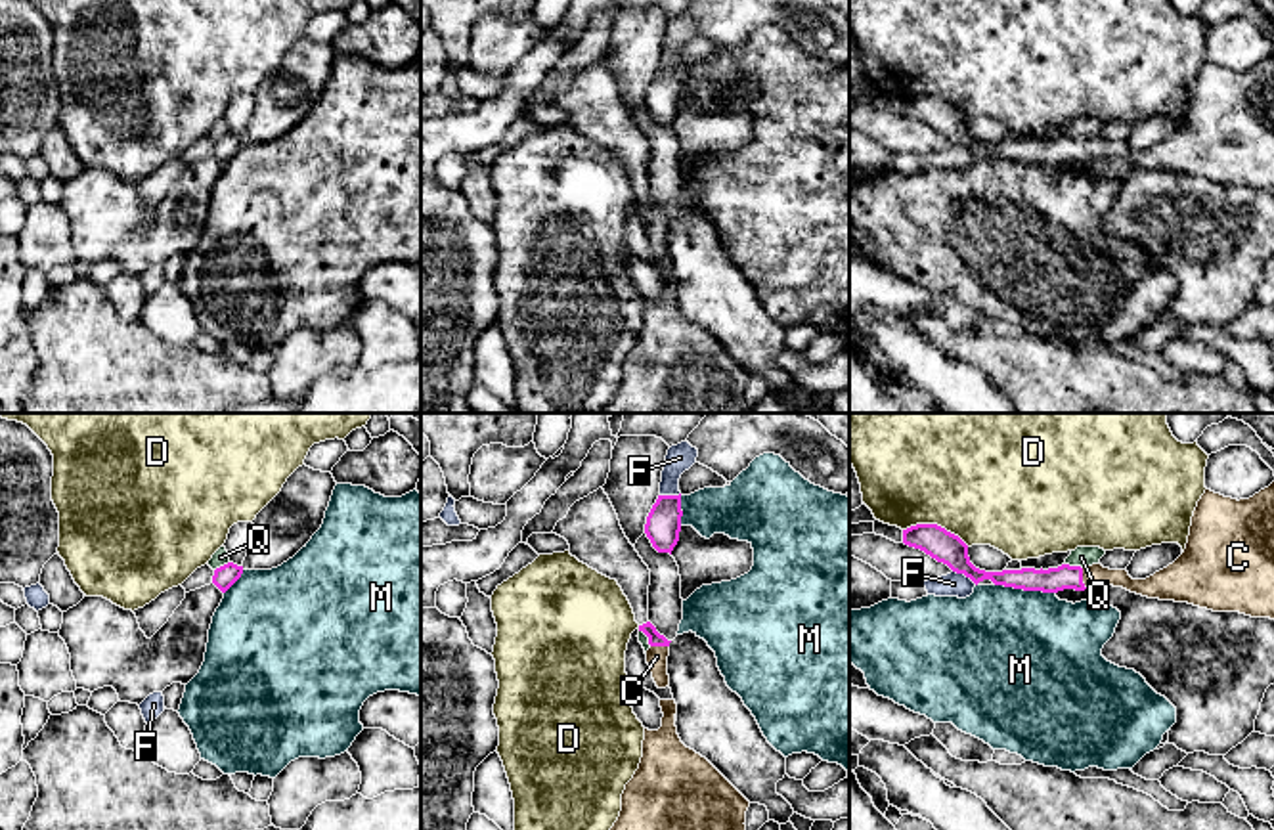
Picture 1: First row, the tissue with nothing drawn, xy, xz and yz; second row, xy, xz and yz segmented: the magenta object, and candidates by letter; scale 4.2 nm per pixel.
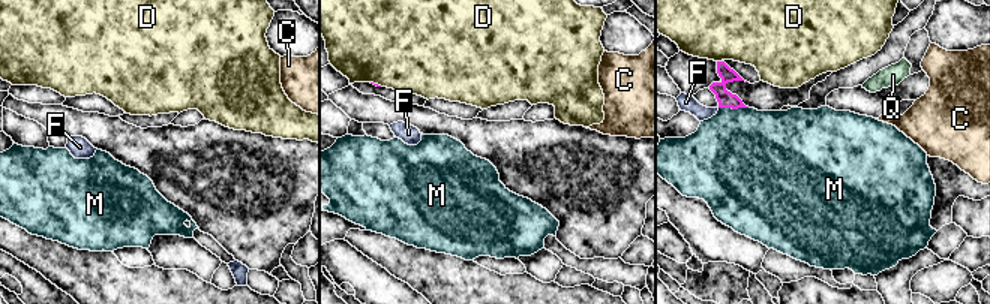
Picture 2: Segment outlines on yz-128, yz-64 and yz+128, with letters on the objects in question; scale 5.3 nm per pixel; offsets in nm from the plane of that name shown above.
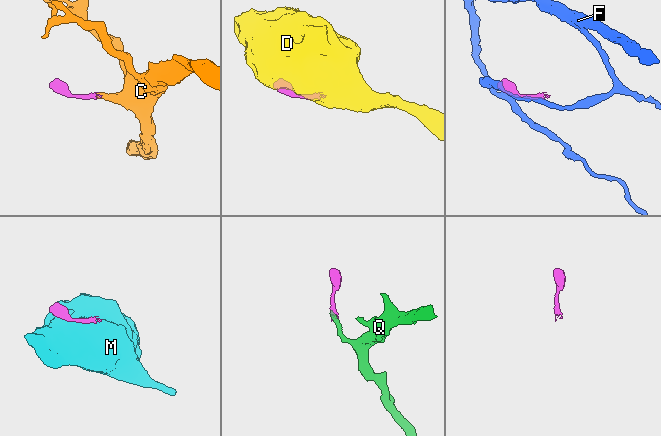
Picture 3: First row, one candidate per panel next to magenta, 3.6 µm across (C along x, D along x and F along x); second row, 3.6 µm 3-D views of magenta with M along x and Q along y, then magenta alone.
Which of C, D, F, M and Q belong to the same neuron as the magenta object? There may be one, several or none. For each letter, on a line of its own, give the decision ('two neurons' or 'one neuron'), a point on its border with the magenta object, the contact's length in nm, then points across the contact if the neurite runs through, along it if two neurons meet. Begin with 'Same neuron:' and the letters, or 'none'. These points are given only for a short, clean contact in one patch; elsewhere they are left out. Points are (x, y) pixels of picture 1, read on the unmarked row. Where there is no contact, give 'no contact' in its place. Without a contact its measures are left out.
Same neuron: C
C: one neuron; meets magenta in yz at (1081, 150); contact 90 nm long; runs through yz (1053, 152), (1081, 150), (1097, 146)
D: two neurons; meets magenta in yz at (936, 96); contact 280 nm long; border along yz (903, 100), (940, 96), (968, 117)
F: two neurons; meets magenta in yz at (965, 146); contact 120 nm long; border along yz (953, 142), (976, 155)
M: two neurons; meets magenta in yz at (1026, 161); contact 260 nm long
Q: two neurons; meets magenta in yz at (1074, 138); contact 80 nm long; border along yz (1066, 134), (1081, 140)

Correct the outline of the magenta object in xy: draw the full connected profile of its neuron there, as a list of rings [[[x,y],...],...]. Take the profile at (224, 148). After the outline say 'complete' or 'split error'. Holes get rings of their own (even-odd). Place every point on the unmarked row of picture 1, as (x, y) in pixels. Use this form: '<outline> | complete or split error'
[[[228,134],[214,142],[212,155],[226,164],[243,145],[243,138]]] | complete

